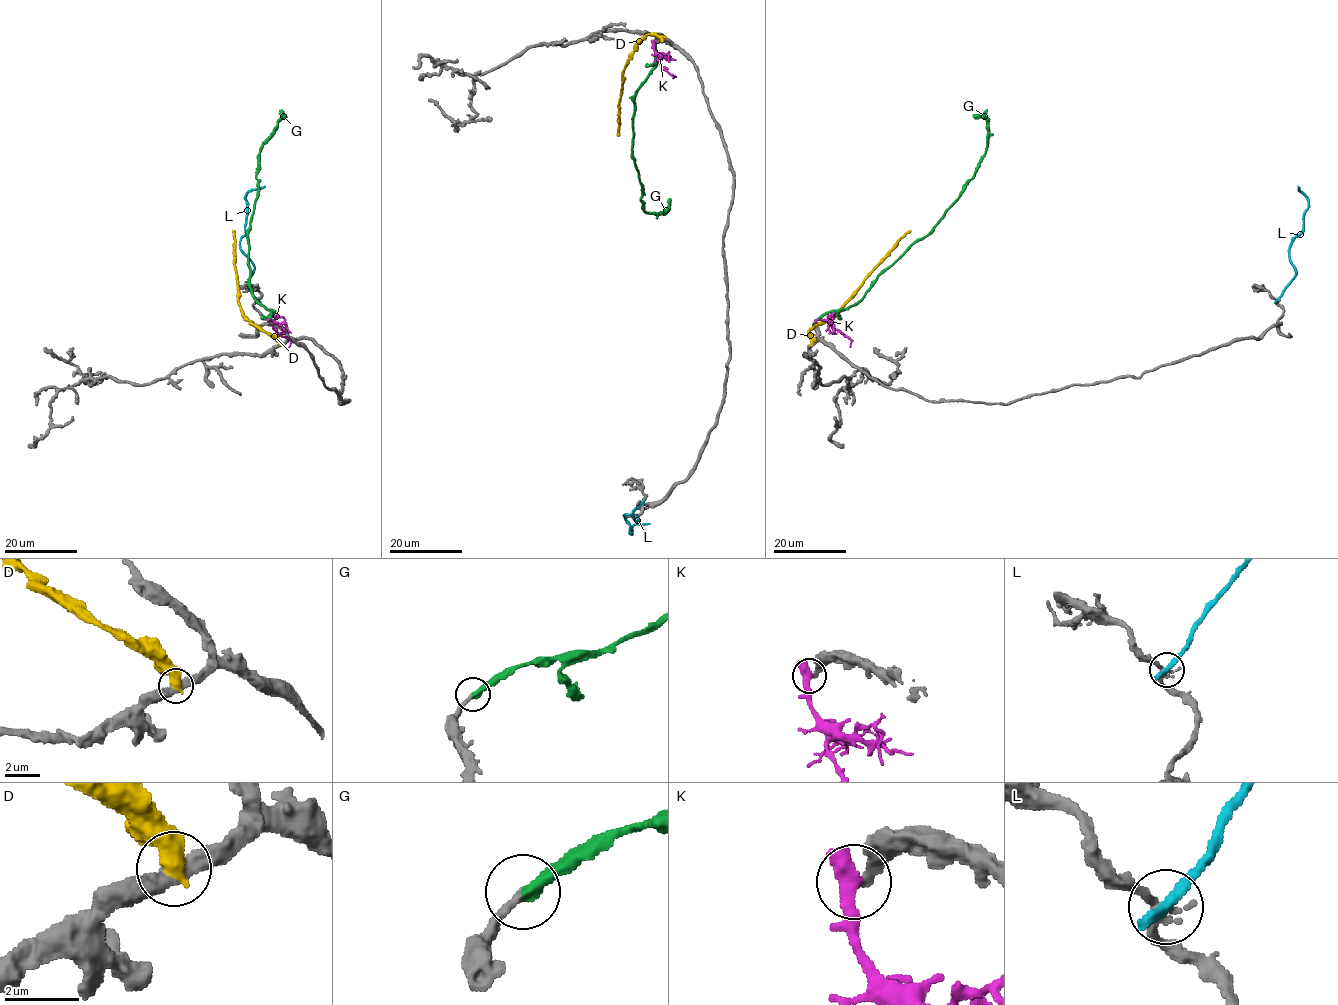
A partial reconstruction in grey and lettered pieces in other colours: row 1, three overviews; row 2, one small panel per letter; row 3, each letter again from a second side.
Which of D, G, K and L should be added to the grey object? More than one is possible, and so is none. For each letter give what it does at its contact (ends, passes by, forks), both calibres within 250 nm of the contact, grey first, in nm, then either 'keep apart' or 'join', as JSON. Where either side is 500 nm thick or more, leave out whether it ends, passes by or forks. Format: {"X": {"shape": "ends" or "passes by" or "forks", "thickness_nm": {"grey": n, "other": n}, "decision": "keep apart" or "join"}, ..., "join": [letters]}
{"D": {"thickness_nm": {"grey": 440, "other": 550}, "decision": "keep apart"}, "G": {"thickness_nm": {"grey": 280, "other": 500}, "decision": "join"}, "K": {"shape": "ends", "thickness_nm": {"grey": 300, "other": 440}, "decision": "keep apart"}, "L": {"shape": "ends", "thickness_nm": {"grey": 220, "other": 400}, "decision": "keep apart"}, "join": ["G"]}

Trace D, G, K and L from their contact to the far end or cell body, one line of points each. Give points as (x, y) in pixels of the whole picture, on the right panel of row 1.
D: (812, 344), (809, 331), (835, 315), (910, 230)
G: (818, 318), (857, 303), (879, 274), (930, 232), (960, 195), (973, 175), (987, 144), (988, 121), (973, 115)
K: (818, 319), (825, 319), (838, 329), (851, 340), (851, 346)
L: (1277, 300), (1296, 273), (1289, 258), (1289, 244), (1301, 232), (1303, 216), (1308, 206), (1307, 197), (1297, 186)

